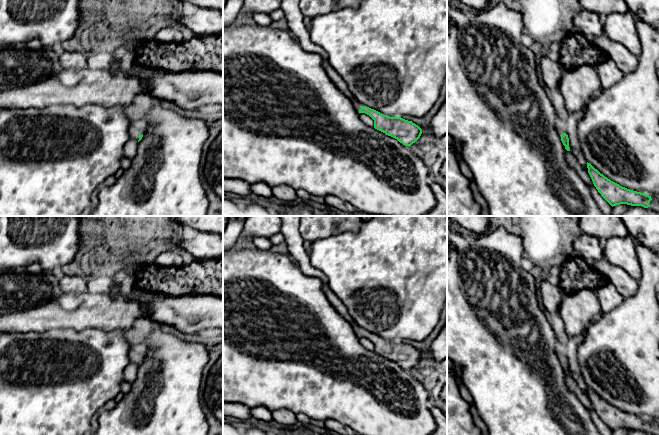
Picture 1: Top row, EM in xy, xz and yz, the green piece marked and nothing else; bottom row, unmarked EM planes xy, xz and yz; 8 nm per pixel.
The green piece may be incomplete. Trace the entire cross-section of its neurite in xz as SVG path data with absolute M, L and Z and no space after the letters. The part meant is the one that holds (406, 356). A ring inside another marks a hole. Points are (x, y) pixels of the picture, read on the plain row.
M354 320L351 322L354 333L365 337L374 344L374 352L397 363L405 370L411 370L422 358L422 353L412 345L401 341L390 341L360 327Z

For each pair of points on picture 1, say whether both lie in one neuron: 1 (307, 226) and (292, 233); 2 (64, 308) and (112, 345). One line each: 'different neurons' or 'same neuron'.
1: different neurons
2: different neurons

